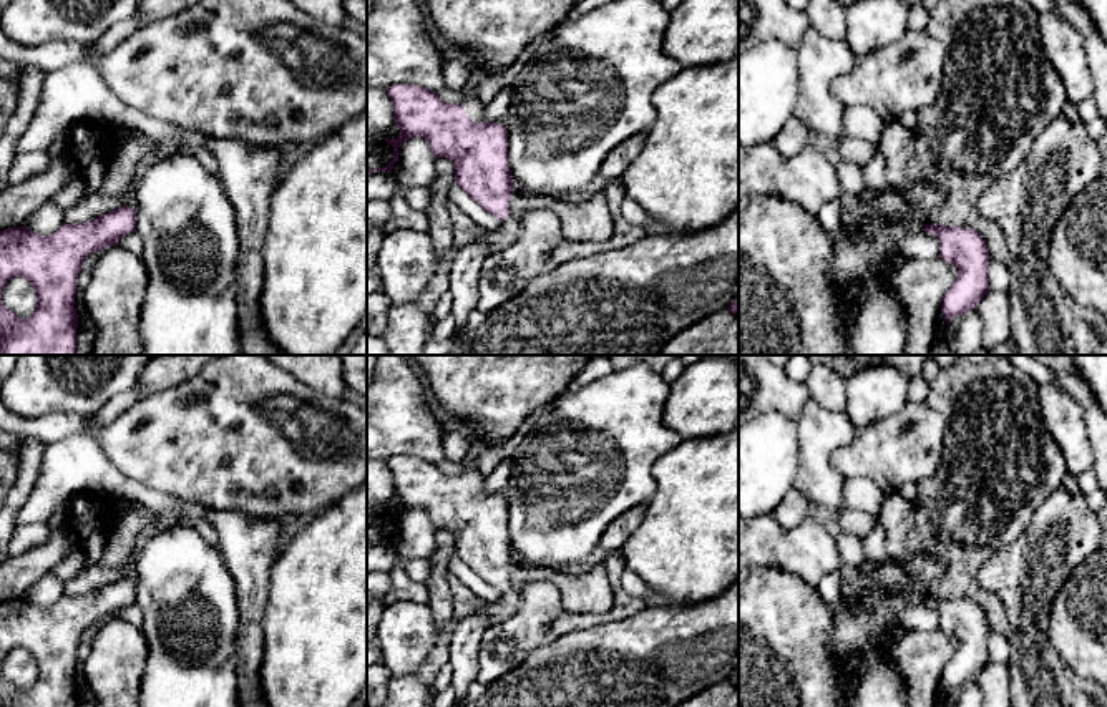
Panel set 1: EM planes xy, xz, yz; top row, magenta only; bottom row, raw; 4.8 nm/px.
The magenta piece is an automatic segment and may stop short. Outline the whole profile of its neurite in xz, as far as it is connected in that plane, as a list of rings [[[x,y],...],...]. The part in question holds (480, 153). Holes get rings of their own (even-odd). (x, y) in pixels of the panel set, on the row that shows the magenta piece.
[[[471,63],[460,105],[445,103],[436,91],[417,85],[387,88],[400,136],[383,138],[393,146],[393,159],[367,174],[392,173],[398,161],[398,148],[410,138],[425,138],[435,159],[450,158],[455,163],[455,183],[485,211],[505,221],[514,181],[508,164],[505,121],[488,123],[485,116],[488,103],[476,93],[478,85],[488,76],[480,63]]]

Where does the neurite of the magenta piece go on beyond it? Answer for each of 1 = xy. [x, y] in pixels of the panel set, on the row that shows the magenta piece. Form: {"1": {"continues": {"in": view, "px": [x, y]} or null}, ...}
{"1": {"continues": null}}

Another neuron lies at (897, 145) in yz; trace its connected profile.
[[[898,119],[888,121],[883,128],[878,149],[885,159],[888,184],[895,191],[903,189],[909,179],[908,166],[916,149],[914,131],[906,129]]]

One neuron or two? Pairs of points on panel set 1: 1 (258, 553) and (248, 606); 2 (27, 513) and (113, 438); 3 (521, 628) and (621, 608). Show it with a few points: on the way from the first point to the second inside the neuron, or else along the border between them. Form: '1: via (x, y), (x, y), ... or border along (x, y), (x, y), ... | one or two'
1: via (251, 566), (251, 593) | one
2: border along (63, 438), (90, 430), (102, 452), (128, 477) | two
3: via (546, 619), (596, 619) | one

